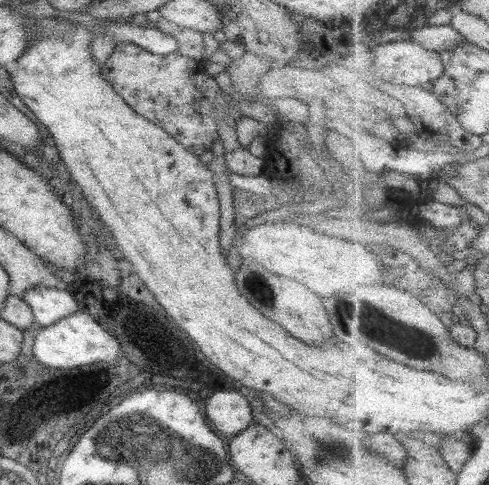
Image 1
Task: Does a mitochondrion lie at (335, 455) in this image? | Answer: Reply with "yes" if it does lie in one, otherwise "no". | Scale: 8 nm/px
yes

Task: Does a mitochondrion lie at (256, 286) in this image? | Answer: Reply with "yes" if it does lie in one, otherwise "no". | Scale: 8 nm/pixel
yes

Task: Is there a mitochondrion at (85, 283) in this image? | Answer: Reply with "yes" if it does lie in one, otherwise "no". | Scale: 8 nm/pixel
no

